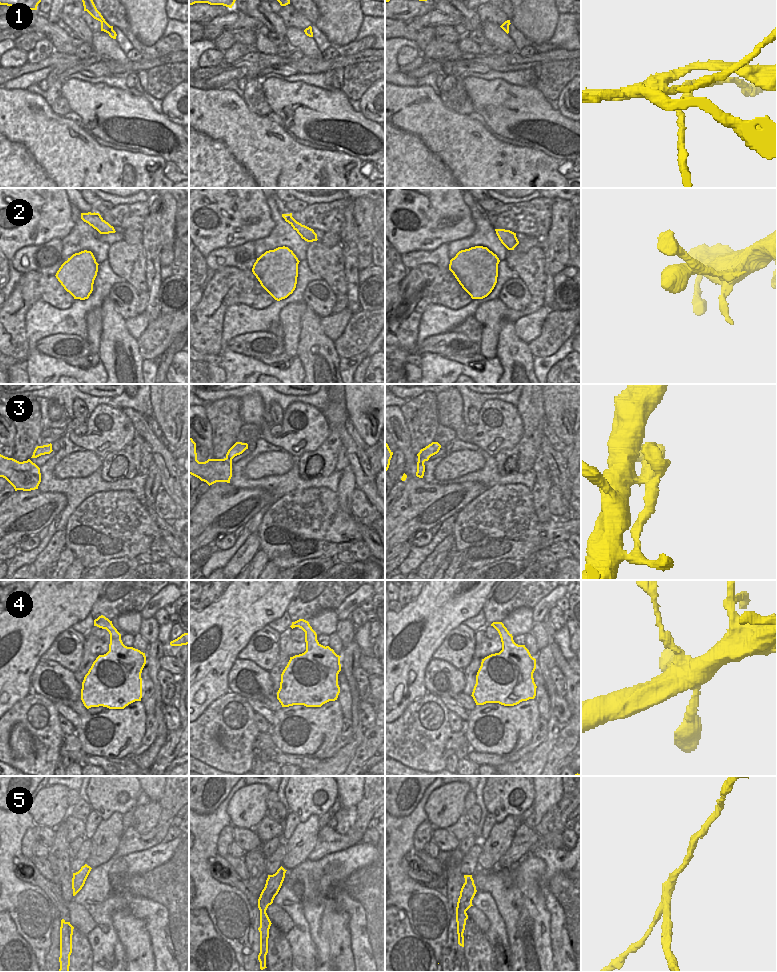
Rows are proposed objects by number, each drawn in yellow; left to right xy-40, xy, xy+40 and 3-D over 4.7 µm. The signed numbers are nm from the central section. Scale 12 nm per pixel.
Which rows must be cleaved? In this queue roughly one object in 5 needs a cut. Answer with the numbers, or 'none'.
1, 5.

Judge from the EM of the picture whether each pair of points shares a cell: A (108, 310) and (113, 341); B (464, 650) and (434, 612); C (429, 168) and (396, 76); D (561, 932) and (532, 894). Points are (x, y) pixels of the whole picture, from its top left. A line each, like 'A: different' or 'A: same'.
A: same
B: different
C: different
D: different

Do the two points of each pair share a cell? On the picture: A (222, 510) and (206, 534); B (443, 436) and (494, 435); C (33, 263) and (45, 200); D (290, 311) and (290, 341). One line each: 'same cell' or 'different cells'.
A: same cell
B: different cells
C: different cells
D: same cell

